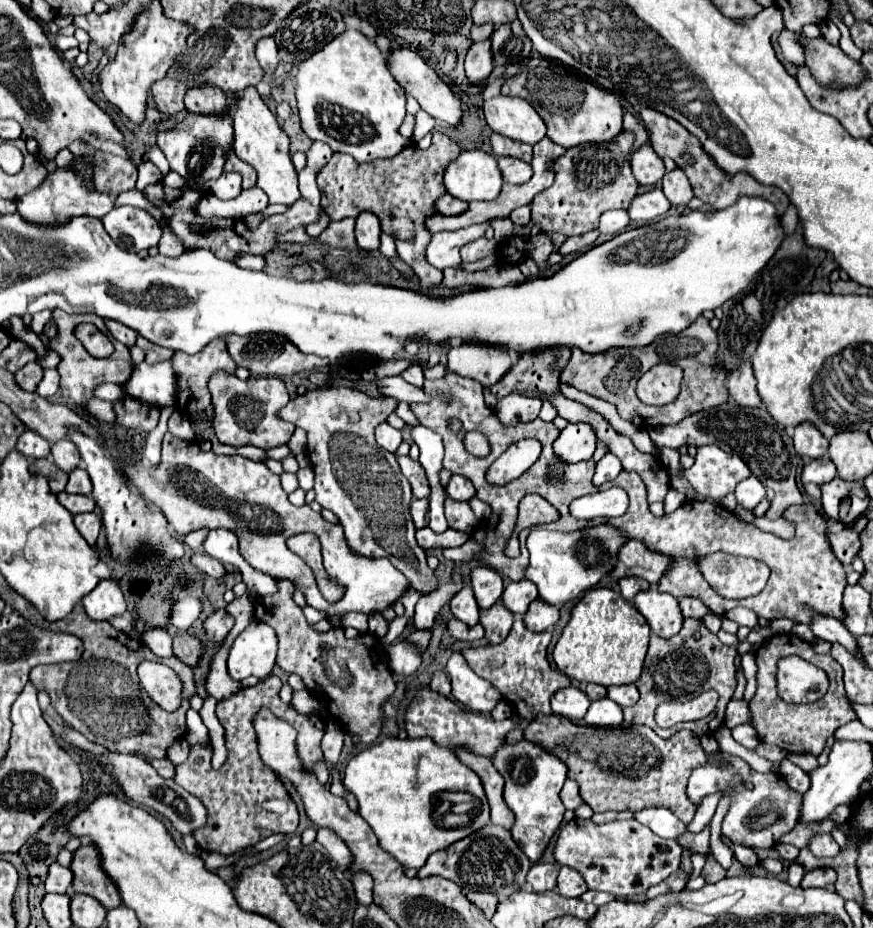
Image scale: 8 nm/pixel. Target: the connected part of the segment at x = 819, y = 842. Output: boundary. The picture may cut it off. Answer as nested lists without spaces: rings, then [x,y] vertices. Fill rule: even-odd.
[[[818,835],[810,841],[810,851],[816,857],[836,857],[840,853],[840,847],[830,835]]]

